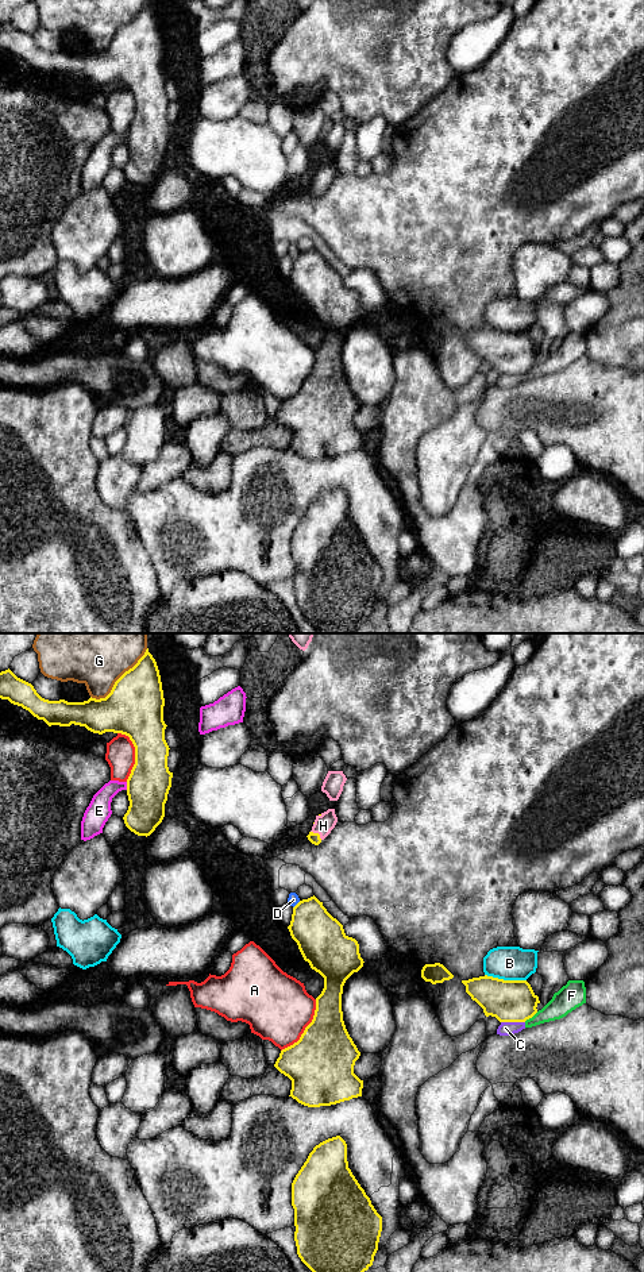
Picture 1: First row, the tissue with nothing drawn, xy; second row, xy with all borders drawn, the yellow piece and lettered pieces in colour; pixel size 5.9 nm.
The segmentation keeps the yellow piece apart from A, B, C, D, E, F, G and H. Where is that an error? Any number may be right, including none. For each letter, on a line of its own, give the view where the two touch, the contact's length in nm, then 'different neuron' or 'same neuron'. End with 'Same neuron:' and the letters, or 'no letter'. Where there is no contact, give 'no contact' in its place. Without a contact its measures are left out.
A: contact in xy; length 380 nm; different neuron
B: contact in xy; length 260 nm; different neuron
C: contact in xy; length 140 nm; different neuron
D: contact in xy; length 60 nm; different neuron
E: contact in xy; length 50 nm; different neuron
F: contact in xy; length 110 nm; different neuron
G: contact in xy; length 460 nm; different neuron
H: contact in xy; length 90 nm; different neuron
Same neuron: no letter

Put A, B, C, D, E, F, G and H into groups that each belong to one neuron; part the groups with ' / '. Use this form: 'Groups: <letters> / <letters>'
Groups: A / B / C / D / E / F / G / H

